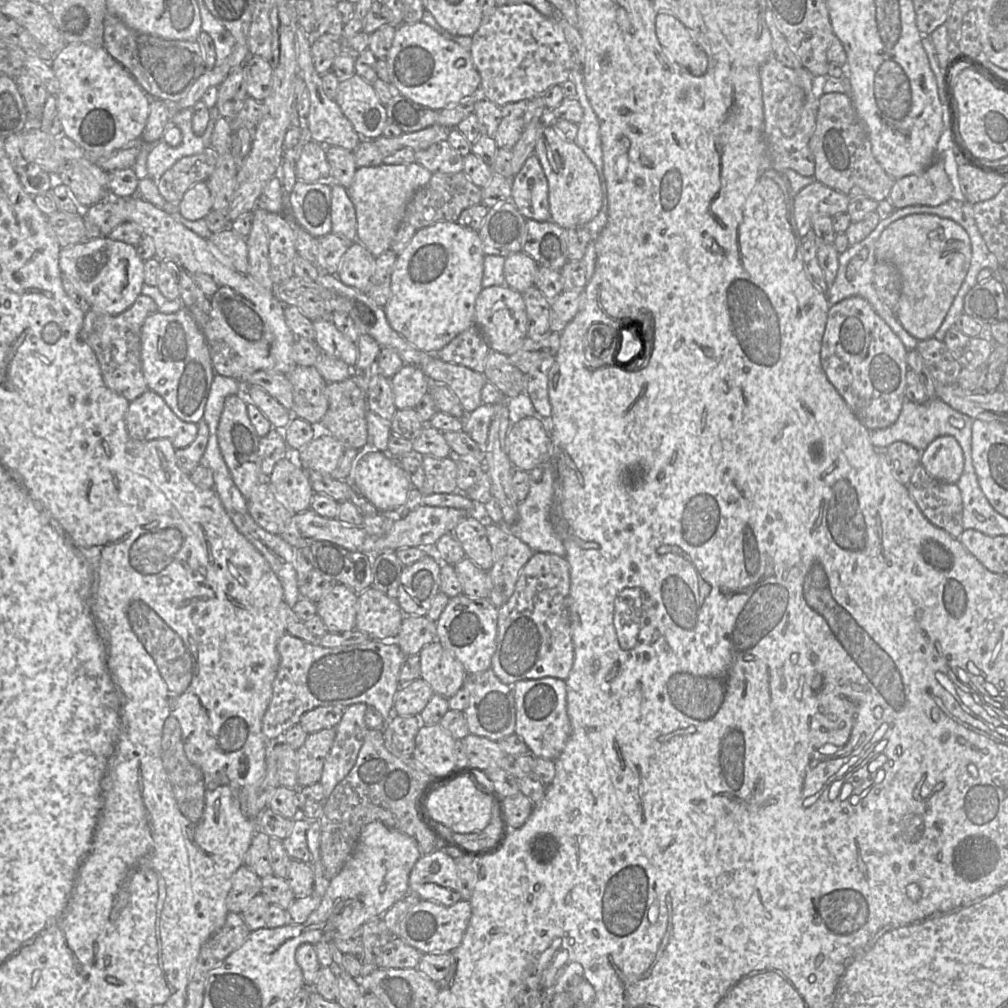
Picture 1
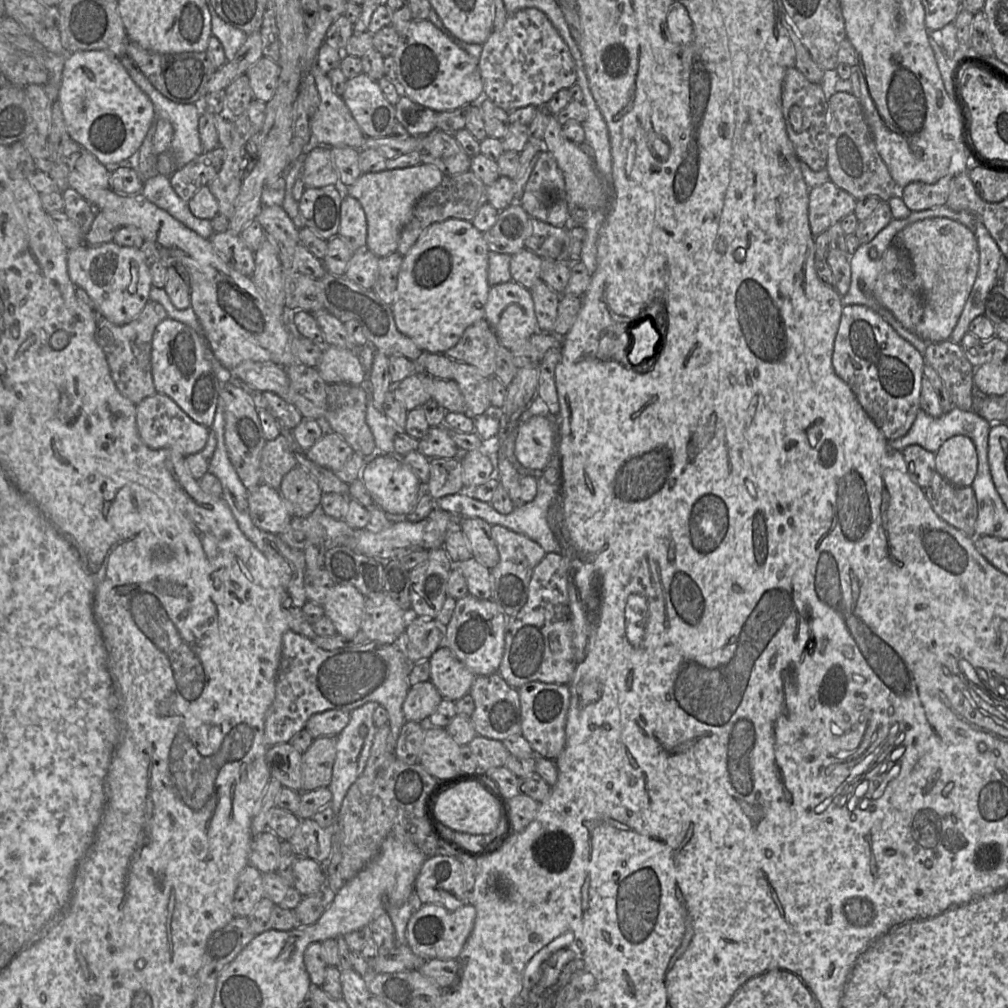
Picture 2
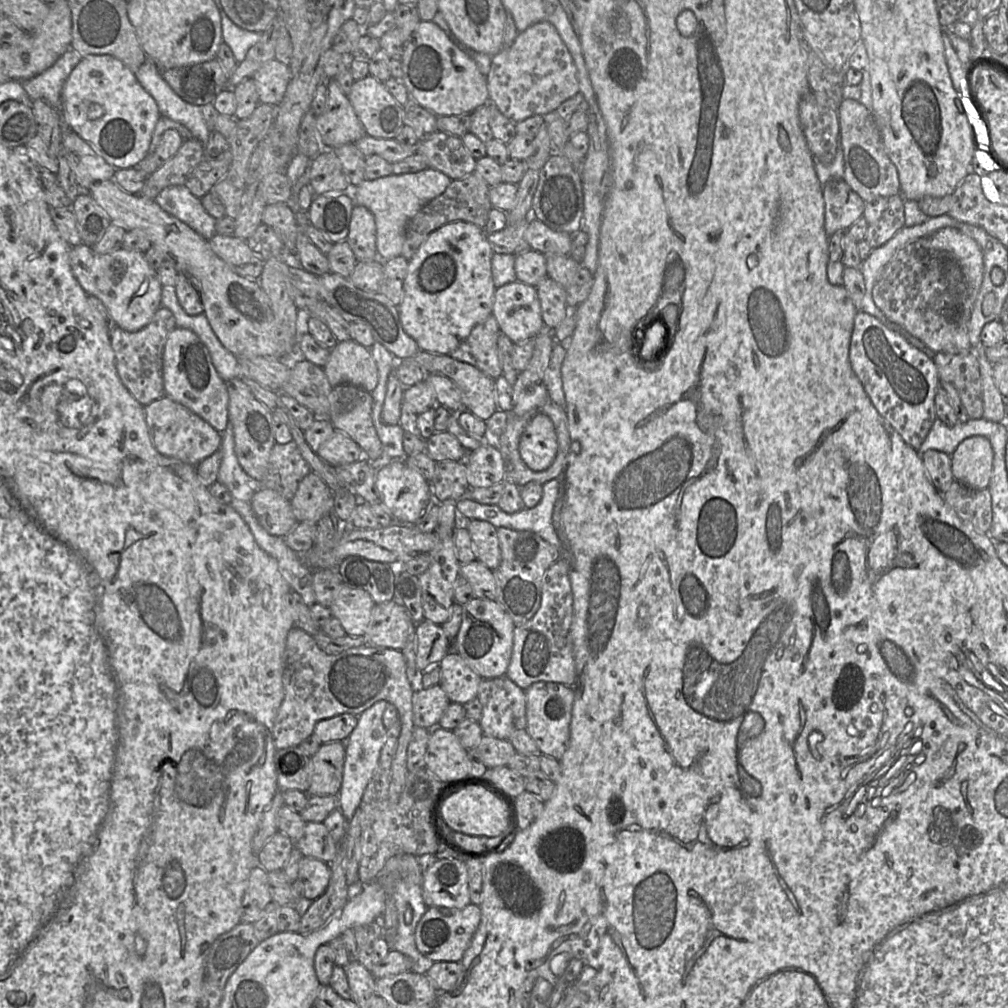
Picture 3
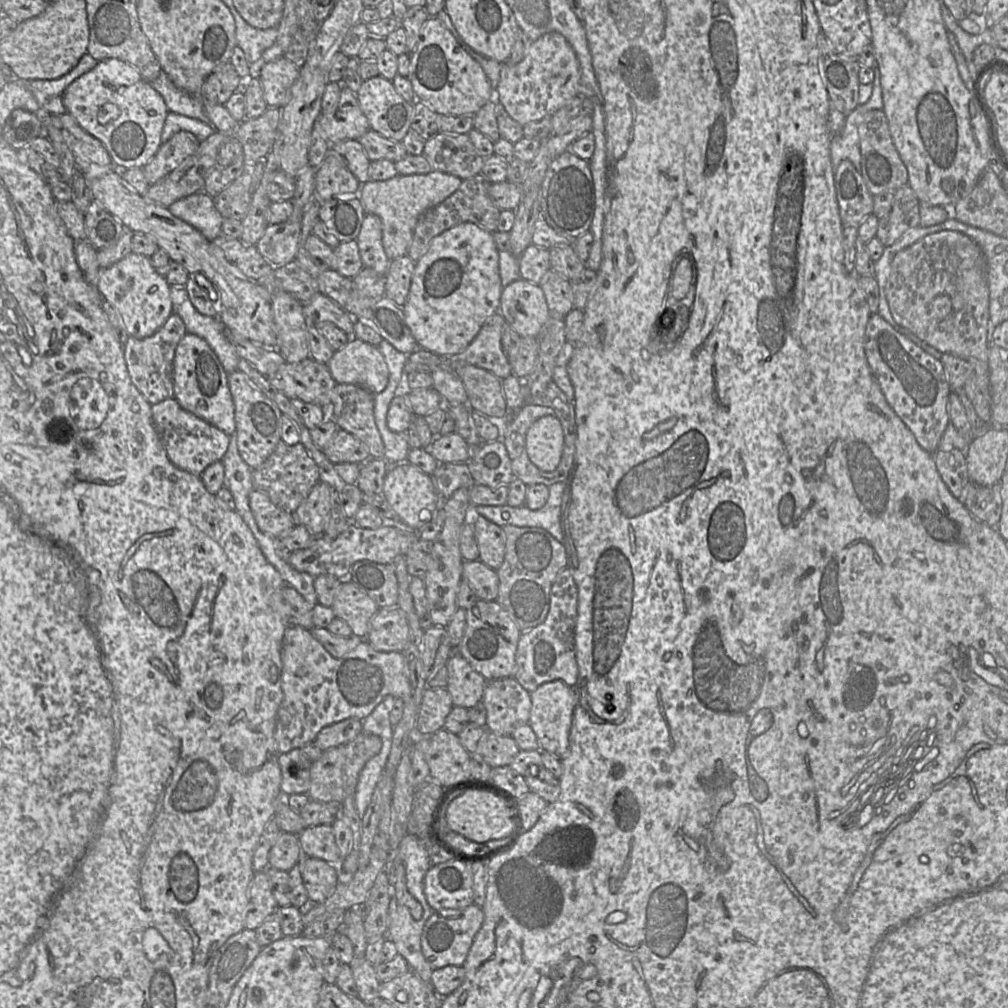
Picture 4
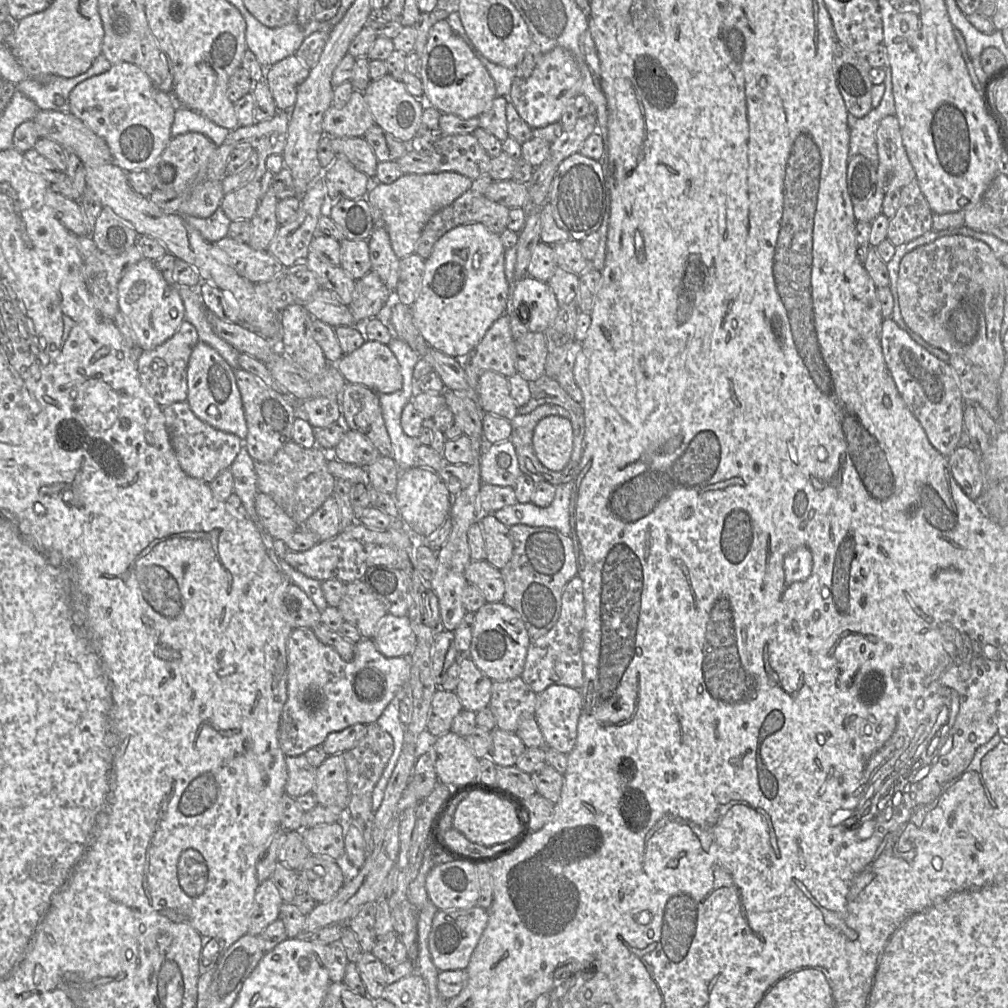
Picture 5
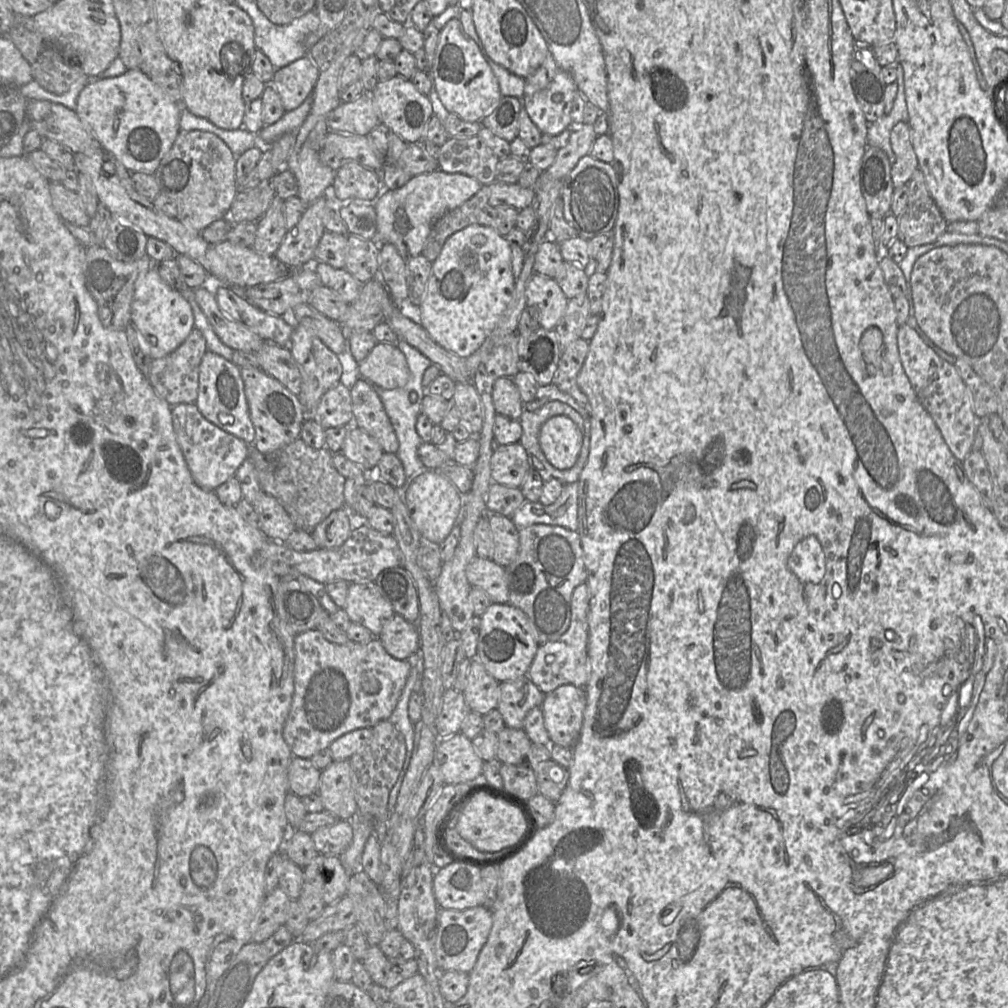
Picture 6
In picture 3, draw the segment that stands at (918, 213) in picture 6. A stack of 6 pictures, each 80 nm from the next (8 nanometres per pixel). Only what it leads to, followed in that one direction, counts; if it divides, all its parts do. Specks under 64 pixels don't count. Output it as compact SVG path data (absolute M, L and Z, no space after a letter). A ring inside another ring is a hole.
M899 193L889 197L881 217L868 225L864 240L873 248L882 246L905 226L904 196Z

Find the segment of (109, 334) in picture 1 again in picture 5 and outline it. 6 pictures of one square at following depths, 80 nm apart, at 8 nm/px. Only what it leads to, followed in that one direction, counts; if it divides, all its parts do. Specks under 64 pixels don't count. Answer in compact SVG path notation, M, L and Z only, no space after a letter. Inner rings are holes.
M183 321L177 332L152 350L145 350L136 361L141 383L160 407L187 400L187 367L193 348L199 342L195 327Z

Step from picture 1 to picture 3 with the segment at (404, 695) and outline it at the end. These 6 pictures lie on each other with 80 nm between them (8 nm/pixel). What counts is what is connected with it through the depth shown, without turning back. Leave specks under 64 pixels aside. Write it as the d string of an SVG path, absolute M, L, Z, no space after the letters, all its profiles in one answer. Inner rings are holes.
M439 685L415 690L412 697L414 726L428 730L437 727L449 704L448 696Z

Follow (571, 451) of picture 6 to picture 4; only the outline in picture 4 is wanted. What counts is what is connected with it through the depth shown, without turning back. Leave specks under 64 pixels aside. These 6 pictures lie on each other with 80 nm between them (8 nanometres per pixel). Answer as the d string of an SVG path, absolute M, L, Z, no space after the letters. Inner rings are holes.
M555 415L539 418L527 431L527 455L542 472L552 472L557 468L562 457L563 447L563 429Z

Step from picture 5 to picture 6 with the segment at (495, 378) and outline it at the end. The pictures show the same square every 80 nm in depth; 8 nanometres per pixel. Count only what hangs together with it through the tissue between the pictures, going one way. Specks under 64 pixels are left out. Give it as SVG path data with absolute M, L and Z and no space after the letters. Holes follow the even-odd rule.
M501 377L495 381L492 402L497 414L511 419L519 419L524 410L519 390L509 377Z

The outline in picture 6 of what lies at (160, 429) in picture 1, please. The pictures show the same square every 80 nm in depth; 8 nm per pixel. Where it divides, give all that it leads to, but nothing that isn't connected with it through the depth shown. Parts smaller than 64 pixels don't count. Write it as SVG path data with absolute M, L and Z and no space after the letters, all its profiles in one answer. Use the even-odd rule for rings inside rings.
M195 403L171 407L171 416L177 442L195 483L208 491L232 478L243 461L249 456L250 446L209 422L200 413Z

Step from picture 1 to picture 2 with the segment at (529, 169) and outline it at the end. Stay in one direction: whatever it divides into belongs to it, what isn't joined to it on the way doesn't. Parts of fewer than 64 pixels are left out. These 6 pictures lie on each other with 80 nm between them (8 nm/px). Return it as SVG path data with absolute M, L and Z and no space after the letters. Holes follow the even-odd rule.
M545 150L537 154L519 204L532 218L556 227L571 226L564 177L555 159Z

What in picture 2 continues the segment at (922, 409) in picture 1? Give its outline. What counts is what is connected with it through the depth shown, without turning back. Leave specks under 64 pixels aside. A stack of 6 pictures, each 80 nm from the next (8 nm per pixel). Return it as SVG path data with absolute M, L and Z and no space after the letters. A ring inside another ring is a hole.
M953 407L950 411L944 413L940 417L933 417L922 409L917 413L915 420L909 431L902 437L888 440L889 445L898 451L901 451L909 445L916 445L927 451L936 453L941 445L953 436L963 435L971 439L973 442L977 457L980 474L989 472L988 466L988 435L992 424L973 413L972 411L964 411Z

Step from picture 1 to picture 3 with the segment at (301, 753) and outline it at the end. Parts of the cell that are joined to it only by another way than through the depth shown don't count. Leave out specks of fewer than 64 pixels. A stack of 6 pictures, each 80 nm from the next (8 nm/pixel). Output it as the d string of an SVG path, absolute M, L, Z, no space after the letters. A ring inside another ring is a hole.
M341 741L322 743L318 751L309 758L309 796L337 796L343 779L345 762L345 745Z

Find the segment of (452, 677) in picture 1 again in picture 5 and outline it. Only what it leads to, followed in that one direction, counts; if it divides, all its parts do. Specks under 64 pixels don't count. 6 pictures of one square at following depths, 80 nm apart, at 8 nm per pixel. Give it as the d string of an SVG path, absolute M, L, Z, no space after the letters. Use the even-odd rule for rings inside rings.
M469 657L458 660L458 677L455 693L463 709L476 713L488 707L493 681Z

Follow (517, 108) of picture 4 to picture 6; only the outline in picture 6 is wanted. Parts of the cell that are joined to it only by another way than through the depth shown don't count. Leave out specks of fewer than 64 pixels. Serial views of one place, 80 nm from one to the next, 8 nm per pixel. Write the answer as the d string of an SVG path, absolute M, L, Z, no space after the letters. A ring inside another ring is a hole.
M559 69L547 88L522 98L523 108L542 134L558 135L572 123L570 113L578 93L572 76Z

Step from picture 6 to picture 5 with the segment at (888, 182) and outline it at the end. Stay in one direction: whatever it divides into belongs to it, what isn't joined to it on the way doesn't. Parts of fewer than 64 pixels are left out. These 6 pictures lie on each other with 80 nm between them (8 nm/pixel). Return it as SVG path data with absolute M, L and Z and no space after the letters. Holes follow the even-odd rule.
M851 155L846 180L857 222L872 222L881 215L885 191L877 185L874 164L862 155Z

